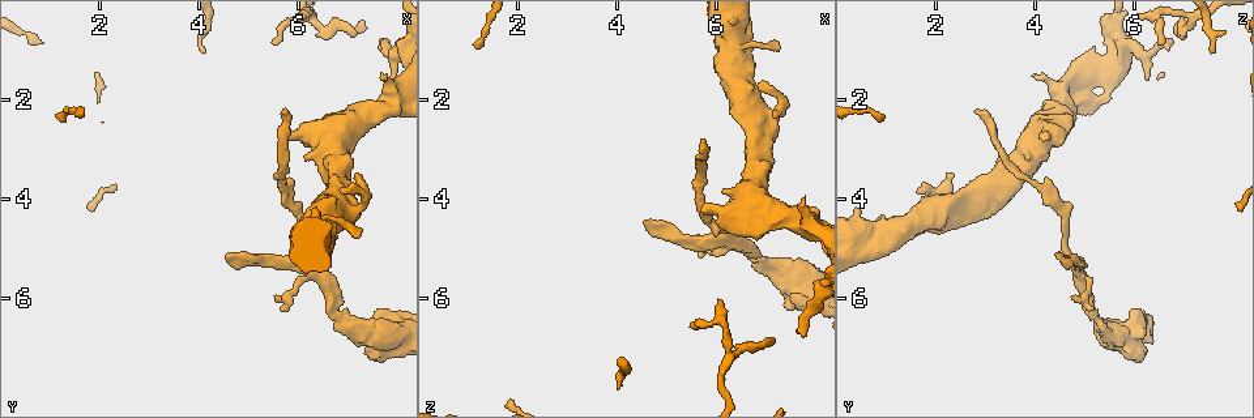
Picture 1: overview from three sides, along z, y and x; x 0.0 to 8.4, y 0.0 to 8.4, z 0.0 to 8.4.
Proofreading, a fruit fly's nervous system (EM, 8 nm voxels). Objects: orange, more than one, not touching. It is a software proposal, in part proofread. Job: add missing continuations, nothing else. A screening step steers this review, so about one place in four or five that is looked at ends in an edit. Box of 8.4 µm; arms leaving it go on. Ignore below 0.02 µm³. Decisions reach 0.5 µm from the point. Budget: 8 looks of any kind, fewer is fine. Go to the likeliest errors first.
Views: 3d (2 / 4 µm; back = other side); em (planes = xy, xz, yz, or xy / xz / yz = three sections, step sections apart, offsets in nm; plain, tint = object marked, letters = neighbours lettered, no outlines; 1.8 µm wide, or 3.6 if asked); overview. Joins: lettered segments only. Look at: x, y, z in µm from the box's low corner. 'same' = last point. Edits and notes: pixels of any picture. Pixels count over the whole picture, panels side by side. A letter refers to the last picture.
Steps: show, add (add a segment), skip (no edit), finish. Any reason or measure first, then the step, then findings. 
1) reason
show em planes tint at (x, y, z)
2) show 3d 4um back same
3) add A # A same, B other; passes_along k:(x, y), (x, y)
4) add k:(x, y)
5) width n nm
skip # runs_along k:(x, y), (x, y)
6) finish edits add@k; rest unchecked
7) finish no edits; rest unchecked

branch stops here
show em planes tint at (5.70, 2.25, 2.80)

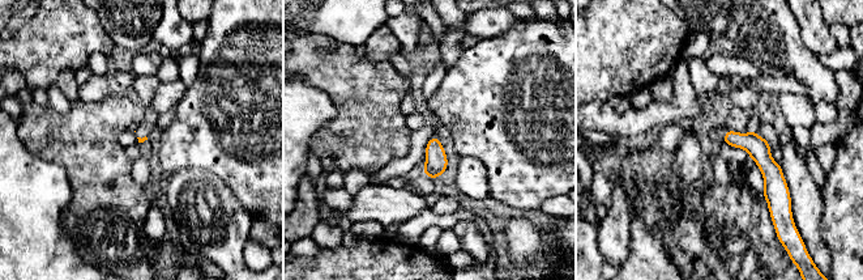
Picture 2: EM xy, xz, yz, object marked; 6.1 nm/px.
show em planes letters same

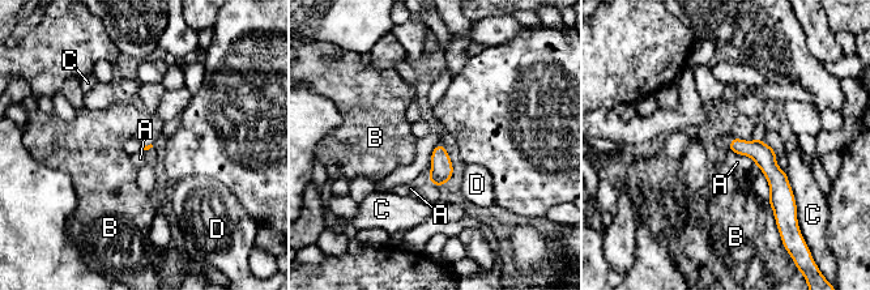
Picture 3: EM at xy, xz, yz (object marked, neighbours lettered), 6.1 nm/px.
skip # A other, B other, C other, D other; no lettered segment goes on from it

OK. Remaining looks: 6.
an open end
show 3d 2um at (6.95, 3.90, 1.65)

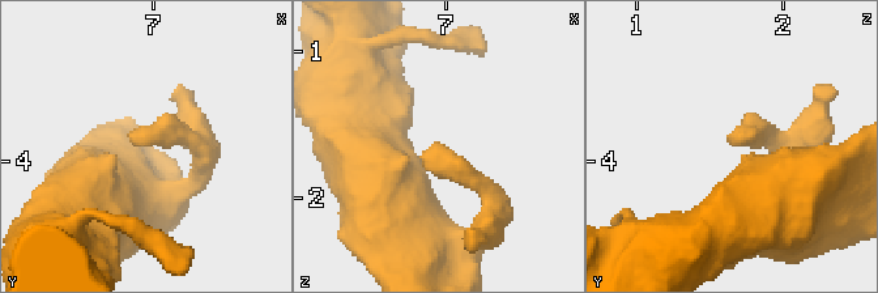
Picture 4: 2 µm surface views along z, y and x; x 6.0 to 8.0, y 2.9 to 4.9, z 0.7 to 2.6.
now the EM
show em planes tint at (7.00, 3.84, 1.66)

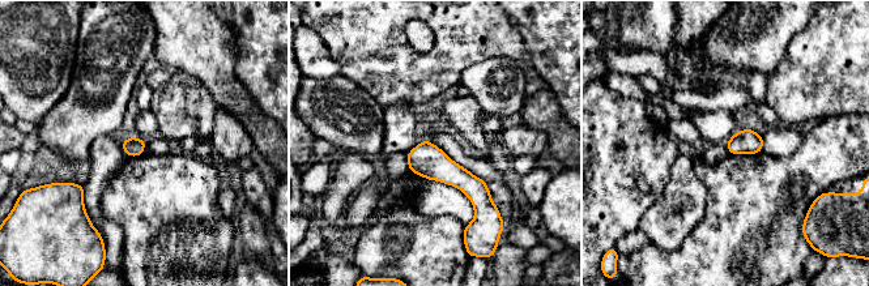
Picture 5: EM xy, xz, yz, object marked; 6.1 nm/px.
see the neighbours
show em planes letters same

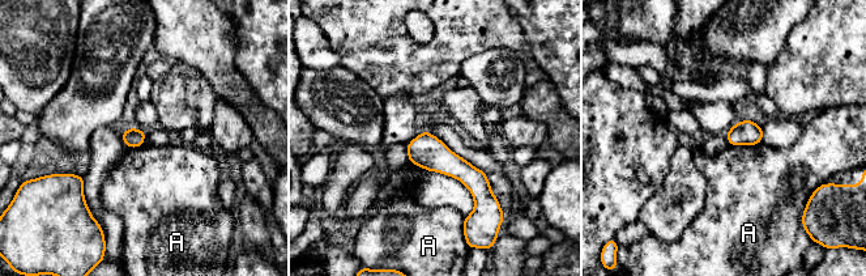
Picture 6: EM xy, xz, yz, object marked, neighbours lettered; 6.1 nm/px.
skip # A other; runs_along 6:(410, 147), (459, 168), (485, 198); none of them fits

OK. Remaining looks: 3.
free end
show 3d 2um at (7.60, 0.95, 6.65)

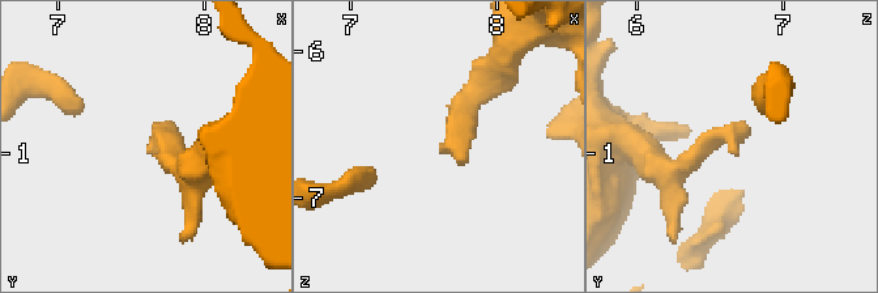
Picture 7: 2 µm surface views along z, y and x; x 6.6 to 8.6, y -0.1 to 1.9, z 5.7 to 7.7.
need the tissue
show em 3.6um planes letters at (7.62, 0.98, 6.70)

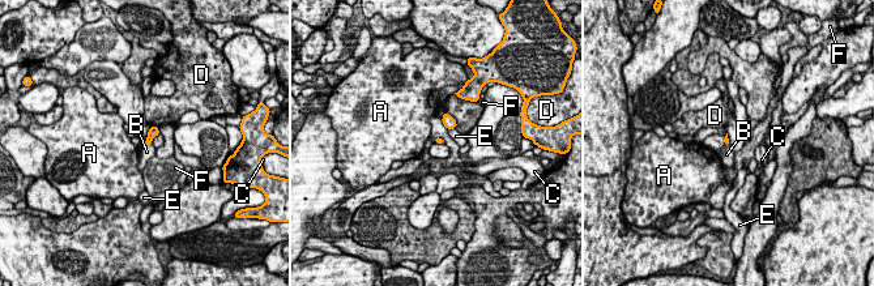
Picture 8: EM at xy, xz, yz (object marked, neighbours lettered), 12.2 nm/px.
add B # A other, B same, C other, D other, E other, F other; the neuron continues

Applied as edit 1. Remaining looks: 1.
finish edits add@8; rest unchecked

